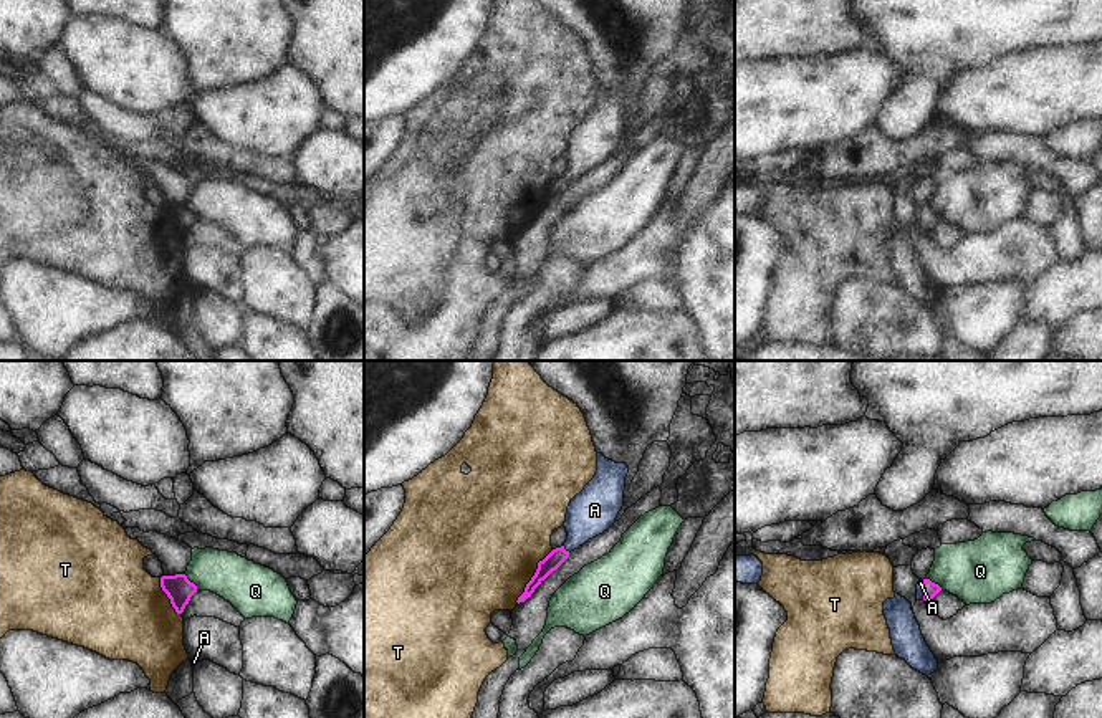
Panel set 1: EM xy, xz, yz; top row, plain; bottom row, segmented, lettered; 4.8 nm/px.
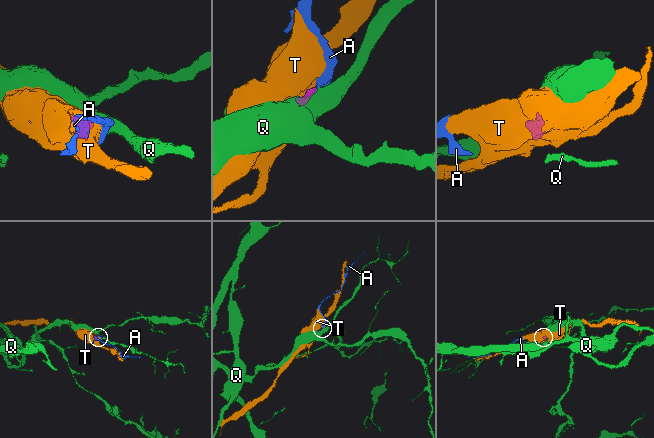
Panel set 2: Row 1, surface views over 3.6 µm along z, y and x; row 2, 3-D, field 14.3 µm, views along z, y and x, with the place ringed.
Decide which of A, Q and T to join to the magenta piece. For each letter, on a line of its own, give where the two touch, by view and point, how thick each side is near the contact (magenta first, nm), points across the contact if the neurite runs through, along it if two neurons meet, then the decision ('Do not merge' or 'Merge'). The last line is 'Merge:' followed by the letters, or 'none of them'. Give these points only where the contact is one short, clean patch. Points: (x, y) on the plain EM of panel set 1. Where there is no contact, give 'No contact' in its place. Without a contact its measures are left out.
A: Touches magenta at xz (565, 179). Thickness 80 nm (magenta) against 220 nm. Path across: xz (560, 184), (565, 179), (594, 139). Merge
Q: Touches magenta at yz (934, 212). Thickness 80 nm (magenta) against 320 nm. Boundary: yz (925, 207), (942, 219). Do not merge
T: Touches magenta at xz (533, 205). Thickness 80 nm (magenta) against 480 nm. Do not merge
Merge: A

